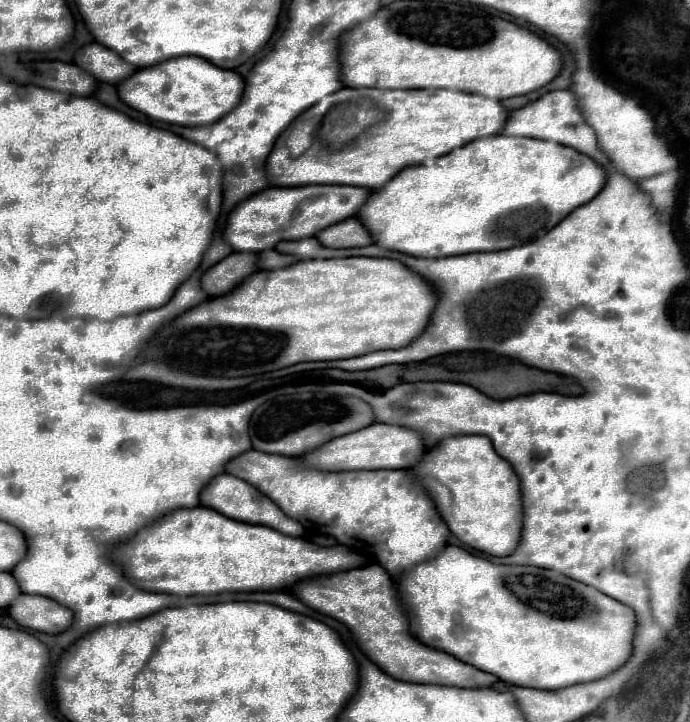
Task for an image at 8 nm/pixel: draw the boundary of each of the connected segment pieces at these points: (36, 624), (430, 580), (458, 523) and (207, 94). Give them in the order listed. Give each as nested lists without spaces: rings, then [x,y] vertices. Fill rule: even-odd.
[[[22,594],[10,604],[10,616],[24,628],[60,634],[72,626],[72,612],[46,596]]]
[[[446,546],[436,558],[418,564],[402,576],[398,590],[402,604],[406,602],[406,610],[412,616],[412,630],[422,644],[448,652],[508,684],[560,690],[610,676],[632,656],[632,640],[636,634],[636,614],[632,608],[554,570],[492,564],[460,546]]]
[[[454,436],[442,440],[414,466],[414,474],[430,492],[450,532],[474,550],[490,556],[510,556],[520,544],[522,504],[520,480],[514,468],[496,454],[486,436]]]
[[[180,56],[150,68],[140,68],[128,80],[118,84],[118,96],[128,106],[152,120],[180,126],[204,126],[220,120],[240,104],[242,94],[244,78],[238,72],[216,68],[200,56]]]

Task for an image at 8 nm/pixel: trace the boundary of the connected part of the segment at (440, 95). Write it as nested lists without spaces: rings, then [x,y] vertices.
[[[342,88],[336,94],[324,98],[320,104],[310,108],[304,116],[324,114],[330,106],[336,102],[356,100],[356,98],[370,98],[378,106],[388,110],[388,116],[384,122],[372,126],[368,130],[368,138],[356,140],[354,144],[342,148],[342,150],[326,150],[318,142],[312,144],[302,156],[292,158],[290,150],[286,148],[286,132],[278,138],[272,154],[268,156],[268,178],[272,186],[290,186],[298,184],[296,180],[290,182],[290,166],[294,164],[332,164],[332,184],[350,184],[350,186],[362,186],[362,188],[382,188],[398,176],[402,170],[418,166],[426,160],[434,160],[438,156],[450,154],[454,148],[460,148],[464,144],[470,144],[472,140],[496,136],[502,134],[510,110],[504,108],[500,100],[468,94],[468,92],[456,92],[456,90],[376,90],[376,88]]]

